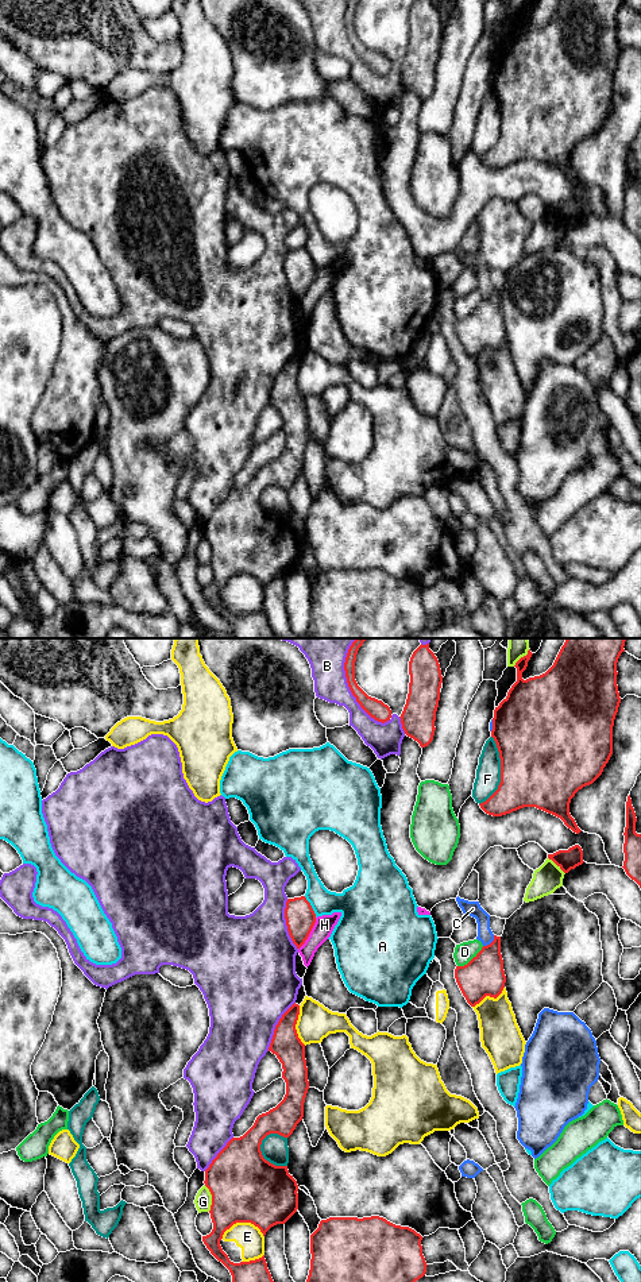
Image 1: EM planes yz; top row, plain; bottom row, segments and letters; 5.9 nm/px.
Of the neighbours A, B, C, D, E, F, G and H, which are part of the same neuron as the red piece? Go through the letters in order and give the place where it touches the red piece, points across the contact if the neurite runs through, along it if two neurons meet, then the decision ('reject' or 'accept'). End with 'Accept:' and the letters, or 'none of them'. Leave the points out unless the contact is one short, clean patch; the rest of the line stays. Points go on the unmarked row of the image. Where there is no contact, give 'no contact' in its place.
A: meets red in yz at (311, 259); reject
B: meets red in yz at (351, 43); reject
C: meets red in yz at (491, 294); reject
D: meets red in yz at (471, 312); reject
E: meets red in yz at (240, 574); reject
F: meets red in yz at (501, 123); reject
G: meets red in yz at (212, 551); reject
H: meets red in yz at (309, 285); border along yz (316, 270), (308, 290), (298, 301); reject
Accept: none of them

